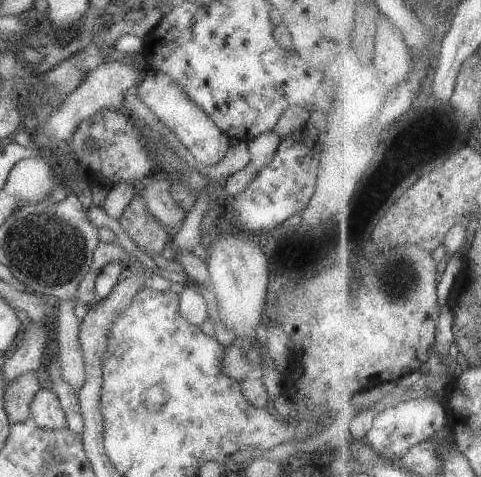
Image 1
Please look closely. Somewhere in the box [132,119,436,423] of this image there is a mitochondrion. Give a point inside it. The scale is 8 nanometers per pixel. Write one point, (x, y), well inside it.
(399, 278)

